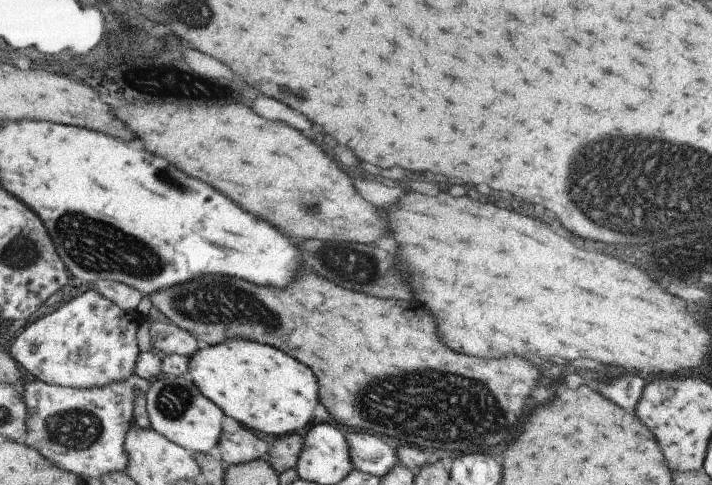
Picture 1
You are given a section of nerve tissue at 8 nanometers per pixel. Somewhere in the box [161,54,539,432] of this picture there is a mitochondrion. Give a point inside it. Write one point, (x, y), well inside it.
(211, 305)

